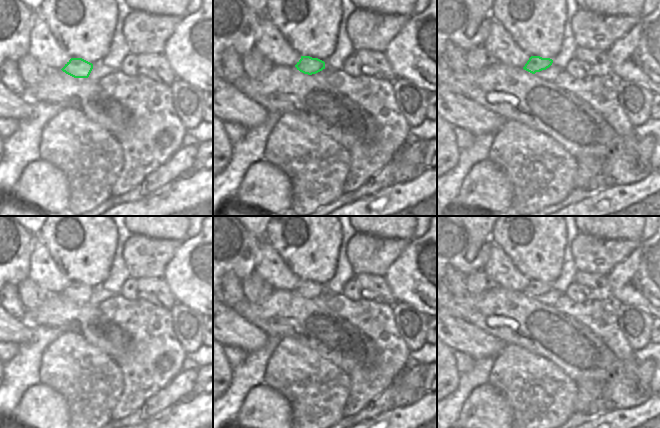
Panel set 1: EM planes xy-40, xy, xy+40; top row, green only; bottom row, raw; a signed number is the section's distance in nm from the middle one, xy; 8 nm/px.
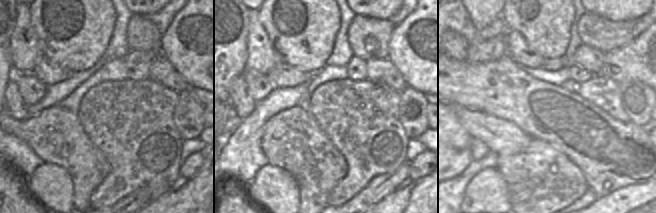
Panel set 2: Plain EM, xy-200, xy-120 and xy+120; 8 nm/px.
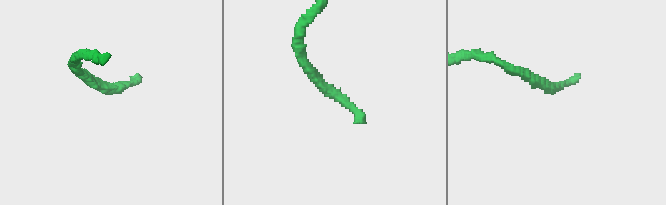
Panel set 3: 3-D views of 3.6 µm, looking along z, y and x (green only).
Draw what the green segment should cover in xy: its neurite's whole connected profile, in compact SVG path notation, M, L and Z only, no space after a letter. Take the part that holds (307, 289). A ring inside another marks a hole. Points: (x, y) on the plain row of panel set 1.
M301 280L295 291L304 298L312 299L325 293L325 286L318 282Z

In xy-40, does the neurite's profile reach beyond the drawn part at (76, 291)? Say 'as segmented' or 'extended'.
as segmented

